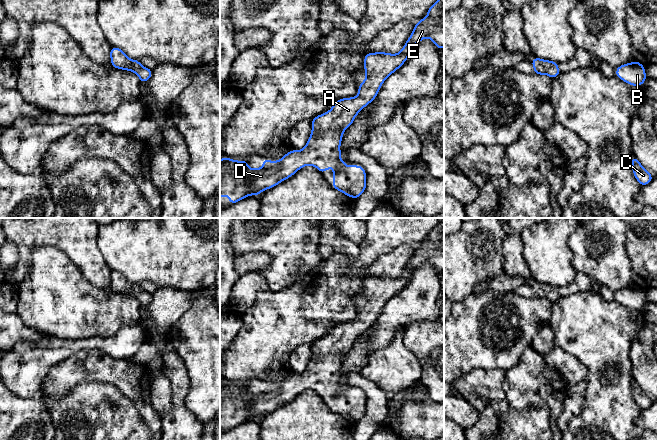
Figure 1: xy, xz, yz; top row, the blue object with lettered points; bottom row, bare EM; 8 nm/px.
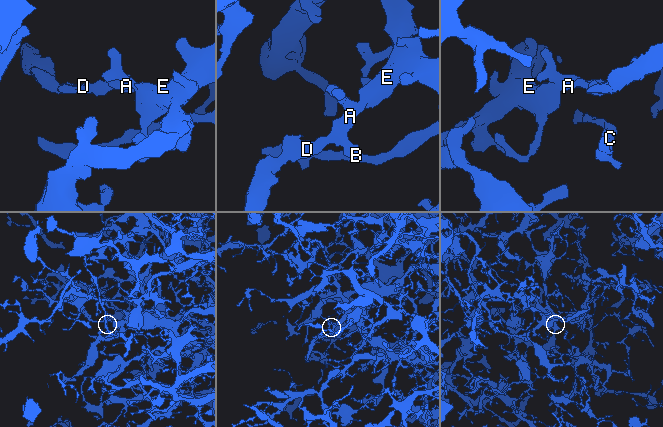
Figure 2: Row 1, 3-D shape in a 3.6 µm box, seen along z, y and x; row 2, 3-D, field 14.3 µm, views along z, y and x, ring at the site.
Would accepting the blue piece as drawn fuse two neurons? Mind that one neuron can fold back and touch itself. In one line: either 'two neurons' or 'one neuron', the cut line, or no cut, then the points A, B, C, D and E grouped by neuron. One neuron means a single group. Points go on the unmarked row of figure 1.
one neuron | no cut | A B C D E

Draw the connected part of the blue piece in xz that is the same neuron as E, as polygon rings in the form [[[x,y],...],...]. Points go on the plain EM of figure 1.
[[[441,218],[438,225],[434,227],[427,235],[428,240],[426,242],[422,242],[417,246],[412,255],[409,263],[406,265],[404,271],[398,278],[390,278],[385,276],[376,276],[376,277],[367,277],[364,281],[364,293],[366,296],[365,304],[359,309],[358,313],[358,320],[351,321],[351,322],[343,322],[337,324],[334,328],[332,328],[332,332],[330,335],[327,335],[321,339],[316,340],[312,343],[311,350],[312,356],[308,363],[307,368],[305,371],[299,375],[291,374],[284,379],[284,381],[280,384],[271,386],[269,383],[263,383],[263,390],[261,392],[250,393],[248,391],[248,385],[237,385],[229,383],[225,380],[220,384],[220,421],[221,420],[228,420],[229,427],[234,428],[247,420],[250,419],[259,419],[262,415],[266,413],[270,413],[280,406],[286,404],[287,402],[293,400],[299,393],[303,392],[307,389],[315,390],[318,395],[321,397],[328,394],[331,390],[334,391],[333,393],[333,412],[343,416],[345,419],[352,421],[353,423],[358,422],[366,413],[366,397],[365,392],[352,389],[347,390],[341,384],[341,374],[340,368],[342,365],[343,357],[346,352],[350,351],[353,347],[354,342],[357,338],[369,327],[371,327],[377,320],[383,306],[386,304],[388,300],[390,300],[393,296],[399,293],[407,282],[411,279],[413,271],[419,267],[424,262],[431,263],[435,270],[438,273],[444,271],[444,218]]]

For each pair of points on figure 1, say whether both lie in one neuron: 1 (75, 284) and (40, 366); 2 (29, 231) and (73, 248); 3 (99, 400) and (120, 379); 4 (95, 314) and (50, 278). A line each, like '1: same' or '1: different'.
1: different
2: same
3: different
4: same

